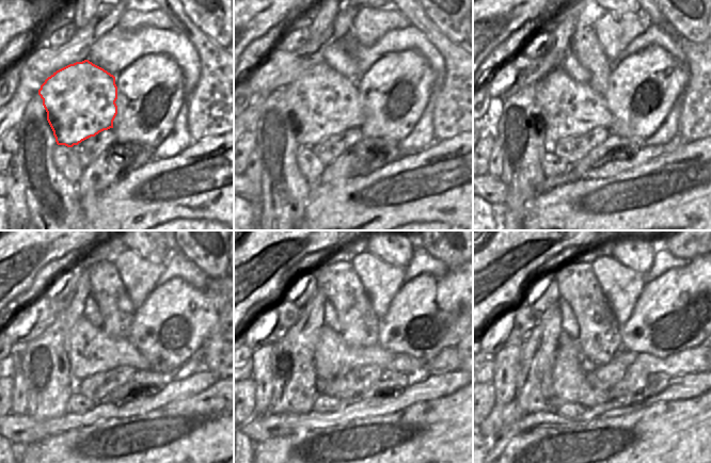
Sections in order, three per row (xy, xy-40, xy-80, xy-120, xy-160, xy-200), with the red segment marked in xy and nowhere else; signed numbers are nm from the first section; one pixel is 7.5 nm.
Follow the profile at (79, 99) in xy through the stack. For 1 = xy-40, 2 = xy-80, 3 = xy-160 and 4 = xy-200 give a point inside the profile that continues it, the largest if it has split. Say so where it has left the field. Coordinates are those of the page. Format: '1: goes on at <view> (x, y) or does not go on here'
1: goes on at xy-40 (324, 102)
2: goes on at xy-80 (568, 108)
3: goes on at xy-160 (332, 356)
4: goes on at xy-200 (690, 361)

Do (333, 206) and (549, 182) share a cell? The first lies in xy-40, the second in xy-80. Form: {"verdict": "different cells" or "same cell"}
{"verdict": "different cells"}

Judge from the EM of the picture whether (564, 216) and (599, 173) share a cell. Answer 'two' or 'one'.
two

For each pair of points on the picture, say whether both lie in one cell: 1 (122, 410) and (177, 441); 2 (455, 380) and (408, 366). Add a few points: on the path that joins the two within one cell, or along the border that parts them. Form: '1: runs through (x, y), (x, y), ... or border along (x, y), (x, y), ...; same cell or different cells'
1: border along (156, 409), (128, 417), (110, 417), (107, 420); different cells
2: border along (457, 370), (427, 376); different cells

